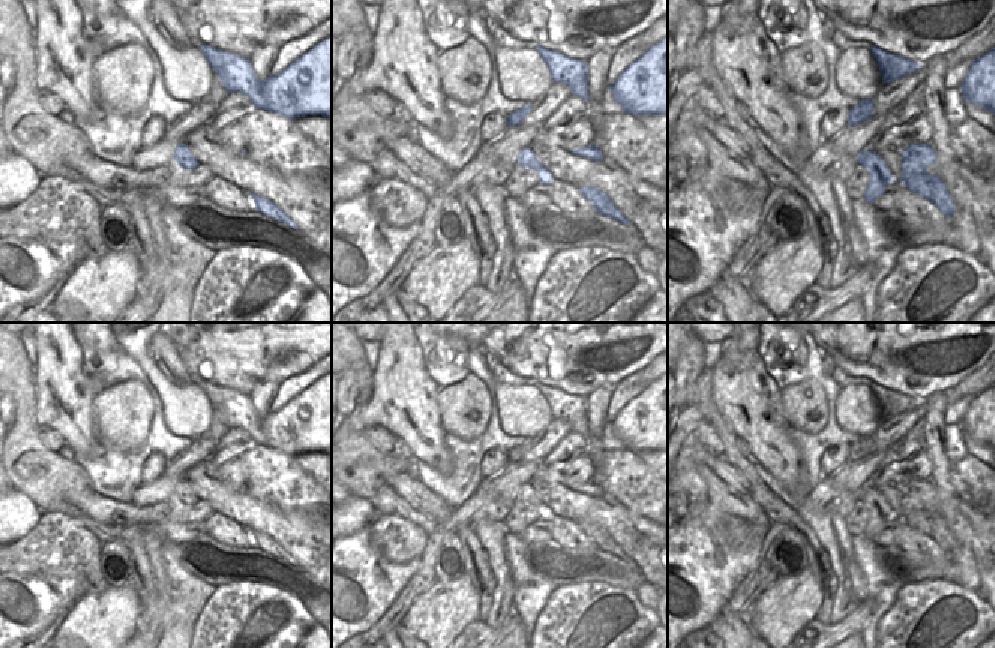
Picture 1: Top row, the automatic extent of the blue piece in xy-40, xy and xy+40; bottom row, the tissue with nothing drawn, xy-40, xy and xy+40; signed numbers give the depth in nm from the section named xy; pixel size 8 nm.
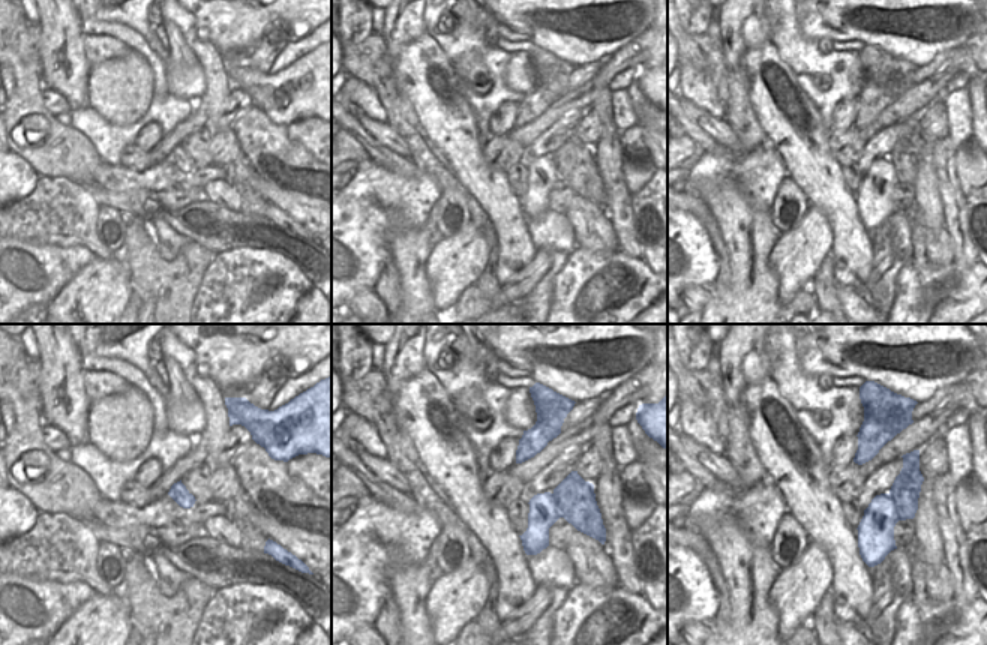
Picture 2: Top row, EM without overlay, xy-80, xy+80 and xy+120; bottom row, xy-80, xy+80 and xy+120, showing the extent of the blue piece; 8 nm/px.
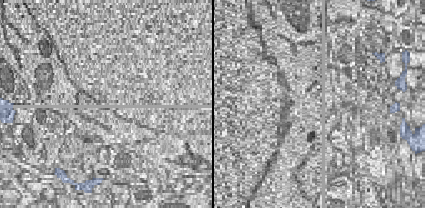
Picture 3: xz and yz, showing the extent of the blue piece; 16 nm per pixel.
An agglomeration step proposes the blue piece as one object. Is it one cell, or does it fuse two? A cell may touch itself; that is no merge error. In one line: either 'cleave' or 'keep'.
cleave

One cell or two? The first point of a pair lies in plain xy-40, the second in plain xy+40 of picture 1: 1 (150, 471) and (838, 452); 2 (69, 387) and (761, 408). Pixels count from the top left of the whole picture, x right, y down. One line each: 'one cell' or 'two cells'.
1: one cell
2: one cell

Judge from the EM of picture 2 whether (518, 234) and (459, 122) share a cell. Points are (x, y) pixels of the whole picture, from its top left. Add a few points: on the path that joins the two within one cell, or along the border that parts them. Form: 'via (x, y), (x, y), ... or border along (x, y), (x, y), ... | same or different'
via (501, 206), (491, 188), (468, 165), (464, 150) | same

